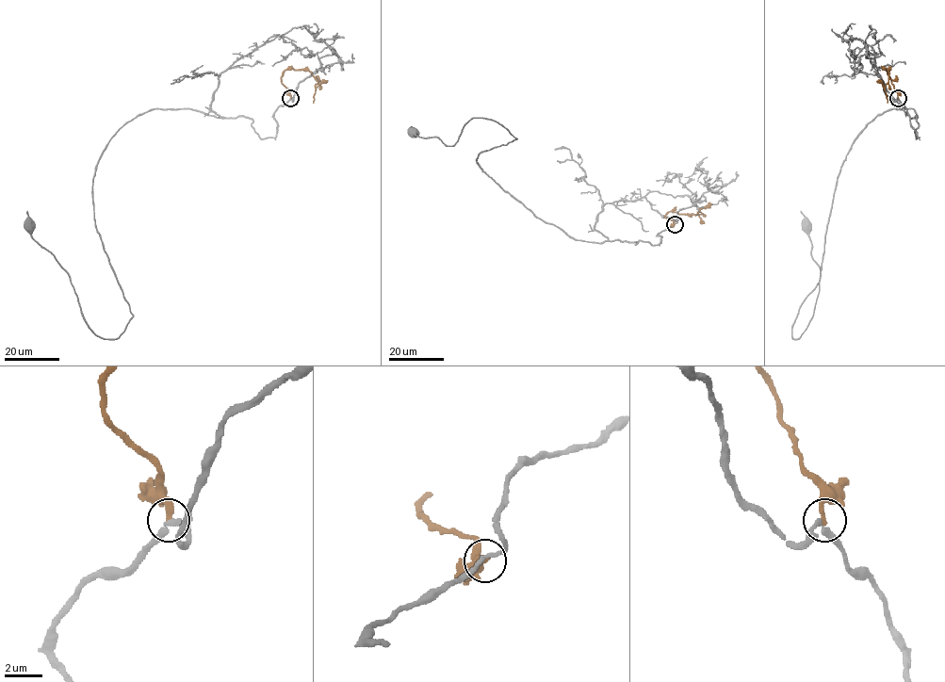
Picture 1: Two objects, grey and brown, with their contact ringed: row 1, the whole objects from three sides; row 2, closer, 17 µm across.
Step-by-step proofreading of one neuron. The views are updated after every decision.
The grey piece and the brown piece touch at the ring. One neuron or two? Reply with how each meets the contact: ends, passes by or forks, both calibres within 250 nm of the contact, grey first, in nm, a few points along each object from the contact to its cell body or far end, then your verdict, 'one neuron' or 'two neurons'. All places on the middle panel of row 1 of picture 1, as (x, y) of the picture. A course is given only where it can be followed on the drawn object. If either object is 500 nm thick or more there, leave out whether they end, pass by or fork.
grey passes by | brown ends | 240/280 nm | grey via (675, 223), (653, 245), (570, 238), (479, 167), (516, 138), (501, 124), (473, 118), (453, 146), (415, 131) | brown via (675, 223), (665, 217), (669, 211), (702, 213), (699, 210), (696, 213) | two neurons

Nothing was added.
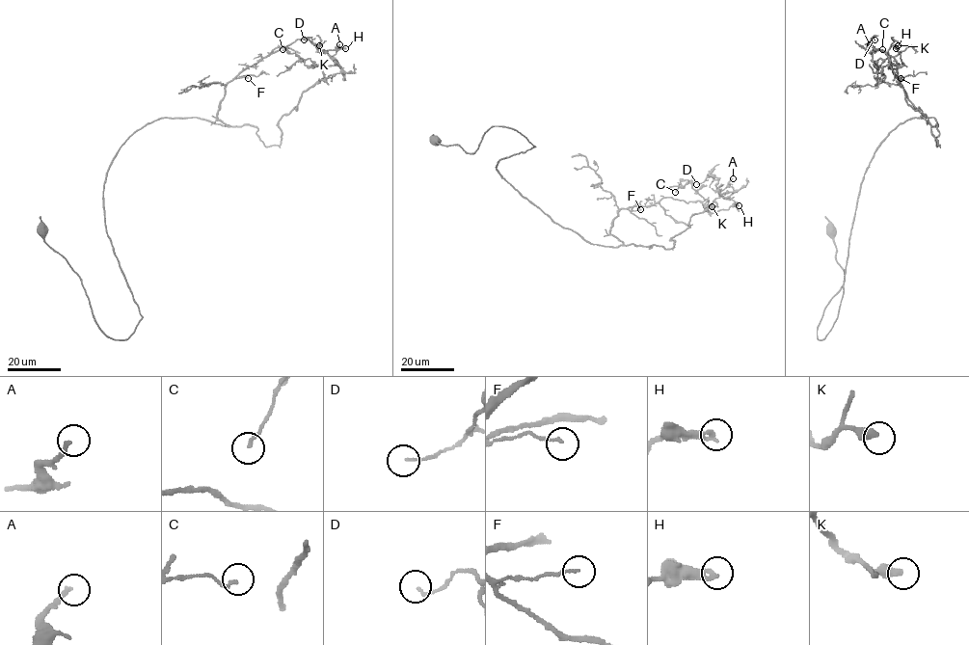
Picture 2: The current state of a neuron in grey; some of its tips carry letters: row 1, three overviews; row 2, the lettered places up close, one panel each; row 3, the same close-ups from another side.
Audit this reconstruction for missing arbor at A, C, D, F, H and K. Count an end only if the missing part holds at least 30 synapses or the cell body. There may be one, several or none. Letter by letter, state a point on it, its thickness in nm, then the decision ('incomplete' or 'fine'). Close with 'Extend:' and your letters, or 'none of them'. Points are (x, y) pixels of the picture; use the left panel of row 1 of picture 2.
A: place (339, 44); calibre 190 nm; fine
C: place (282, 49); calibre 150 nm; fine
D: place (304, 40); calibre 110 nm; fine
F: place (248, 78); calibre 120 nm; fine
H: place (345, 48); calibre 280 nm; fine
K: place (319, 45); calibre 420 nm; fine
Extend: none of them

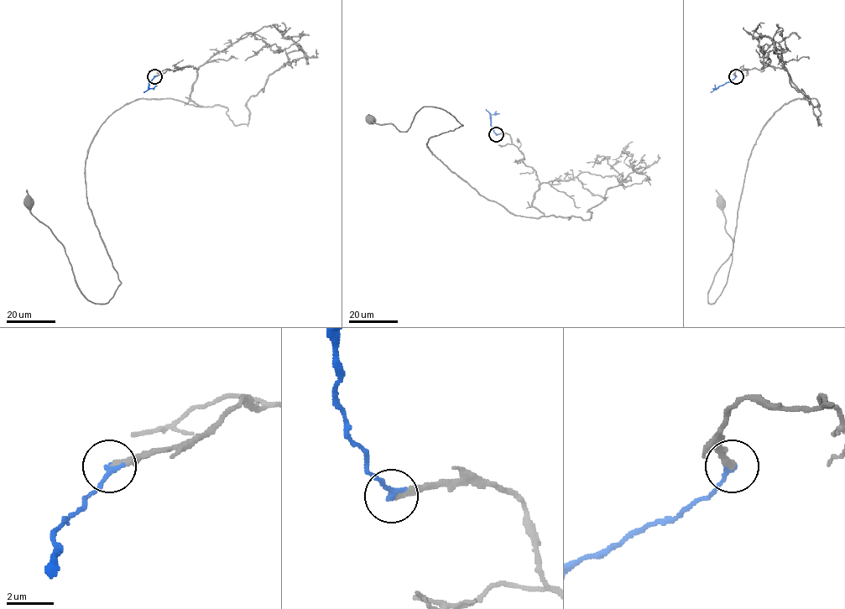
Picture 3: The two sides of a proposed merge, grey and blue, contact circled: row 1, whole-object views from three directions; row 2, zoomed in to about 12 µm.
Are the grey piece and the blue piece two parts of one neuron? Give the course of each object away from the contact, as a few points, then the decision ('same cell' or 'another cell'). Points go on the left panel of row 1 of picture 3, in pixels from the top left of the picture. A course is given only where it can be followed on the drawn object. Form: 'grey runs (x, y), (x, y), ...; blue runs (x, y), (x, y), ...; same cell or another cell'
grey runs (154, 76), (197, 68), (201, 106), (136, 99), (87, 151), (121, 283), (107, 303), (81, 292), (30, 203); blue runs (154, 76), (148, 89), (156, 84); same cell

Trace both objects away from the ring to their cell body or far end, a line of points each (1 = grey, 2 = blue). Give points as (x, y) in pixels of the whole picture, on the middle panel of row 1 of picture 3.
1: (497, 134), (535, 172), (539, 218), (429, 150), (462, 125), (449, 112), (424, 106), (406, 132), (372, 118)
2: (497, 134), (492, 127), (490, 115), (498, 113)

